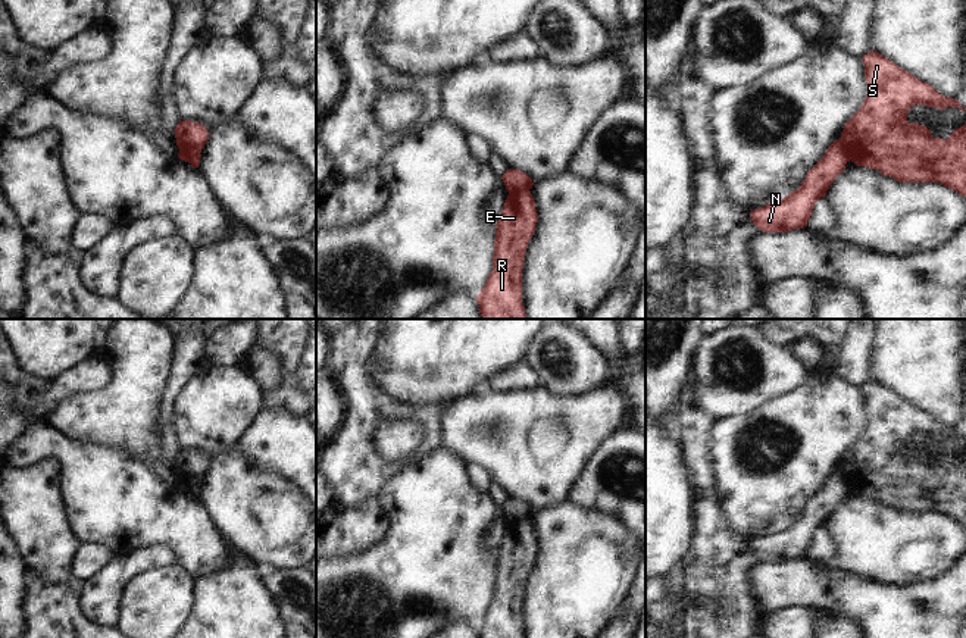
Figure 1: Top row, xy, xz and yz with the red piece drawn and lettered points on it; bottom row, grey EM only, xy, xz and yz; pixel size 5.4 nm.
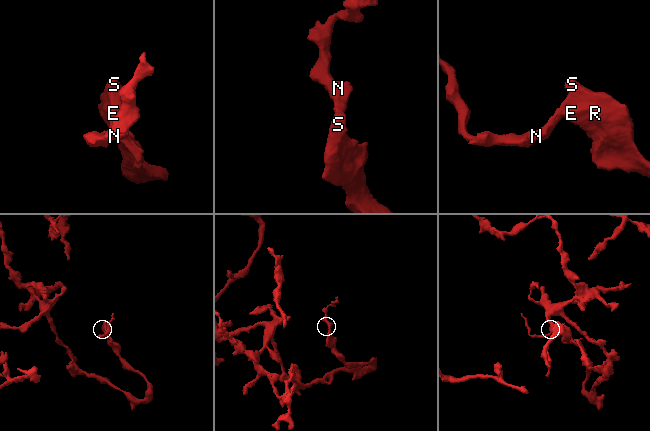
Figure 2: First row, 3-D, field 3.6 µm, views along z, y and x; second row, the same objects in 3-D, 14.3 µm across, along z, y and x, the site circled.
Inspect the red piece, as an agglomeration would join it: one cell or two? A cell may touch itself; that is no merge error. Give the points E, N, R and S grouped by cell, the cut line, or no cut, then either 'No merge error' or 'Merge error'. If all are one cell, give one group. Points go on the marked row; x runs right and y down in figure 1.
Groups: E R S / N. Split along yz (840, 138), (850, 159). Merge error

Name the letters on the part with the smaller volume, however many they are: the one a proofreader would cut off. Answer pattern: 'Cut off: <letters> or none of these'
Cut off: N

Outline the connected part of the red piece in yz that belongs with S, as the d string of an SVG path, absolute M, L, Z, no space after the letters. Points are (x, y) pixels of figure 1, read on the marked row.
M869 51L863 57L867 96L860 109L847 121L841 132L841 143L857 166L879 171L898 182L940 182L966 198L966 122L942 140L934 138L931 129L916 122L907 122L907 110L916 104L966 109L951 97L935 91L882 54Z

